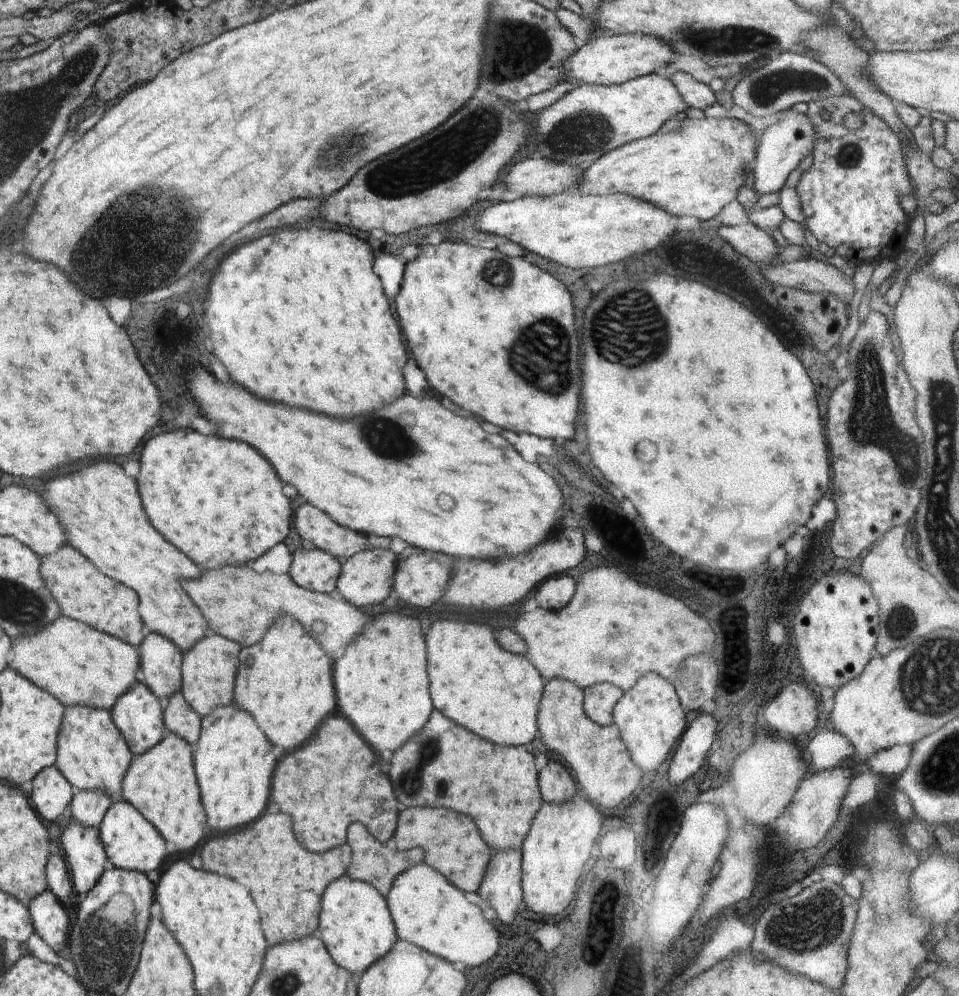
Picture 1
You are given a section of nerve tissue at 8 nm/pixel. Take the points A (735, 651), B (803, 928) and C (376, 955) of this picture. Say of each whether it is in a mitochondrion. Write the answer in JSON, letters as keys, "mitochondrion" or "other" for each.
{"A":"other","B":"mitochondrion","C":"other"}

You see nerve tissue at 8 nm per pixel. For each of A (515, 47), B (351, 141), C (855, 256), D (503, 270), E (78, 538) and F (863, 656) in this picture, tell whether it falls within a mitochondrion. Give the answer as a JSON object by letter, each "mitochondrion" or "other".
{"A":"mitochondrion","B":"mitochondrion","C":"other","D":"mitochondrion","E":"other","F":"other"}

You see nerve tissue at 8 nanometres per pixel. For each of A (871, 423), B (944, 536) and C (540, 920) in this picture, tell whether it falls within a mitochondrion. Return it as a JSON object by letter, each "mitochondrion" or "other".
{"A":"mitochondrion","B":"mitochondrion","C":"other"}

